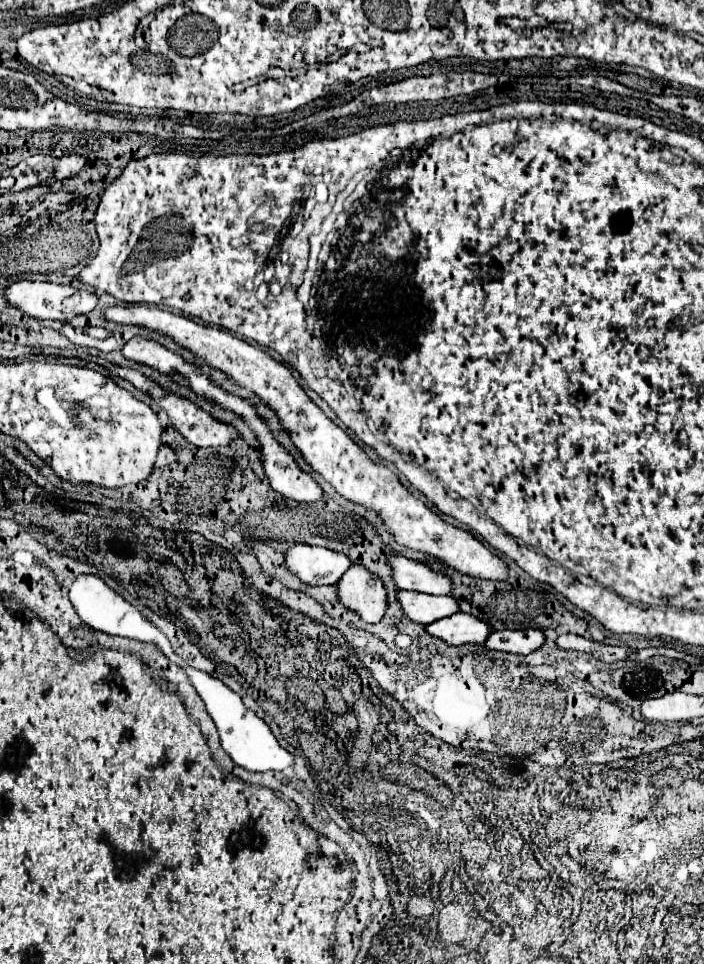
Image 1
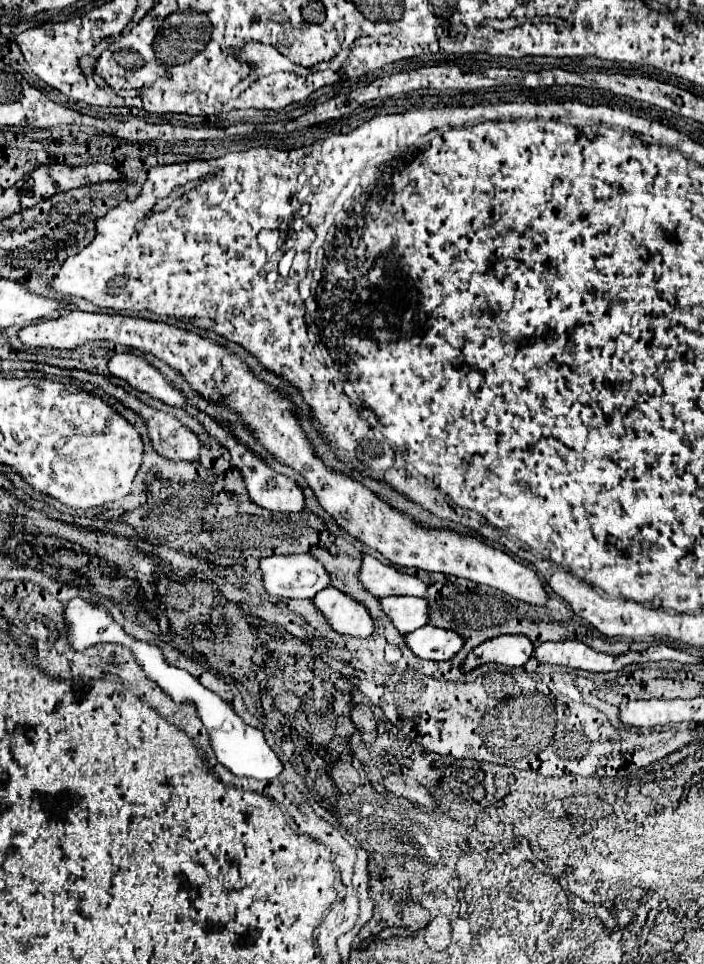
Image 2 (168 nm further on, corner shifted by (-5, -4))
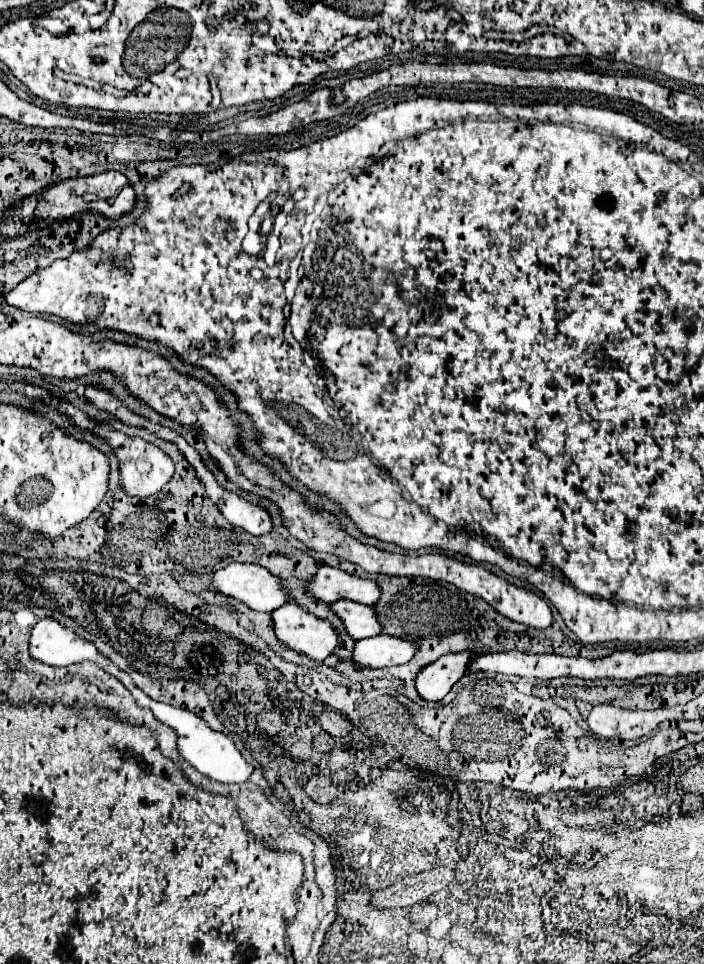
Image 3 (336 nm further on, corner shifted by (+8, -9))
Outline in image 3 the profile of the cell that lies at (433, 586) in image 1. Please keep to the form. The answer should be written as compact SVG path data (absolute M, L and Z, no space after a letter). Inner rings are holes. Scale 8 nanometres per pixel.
M322 565L318 569L308 589L318 601L326 601L326 603L334 603L338 599L352 599L364 605L372 605L382 595L380 585L376 581L356 577L348 571L330 565Z

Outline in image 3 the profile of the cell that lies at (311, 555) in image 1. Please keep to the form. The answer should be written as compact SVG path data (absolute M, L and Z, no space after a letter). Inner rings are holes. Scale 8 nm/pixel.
M230 563L214 573L212 583L220 593L242 601L256 611L272 613L276 607L290 601L290 591L286 591L284 581L266 567L254 563Z

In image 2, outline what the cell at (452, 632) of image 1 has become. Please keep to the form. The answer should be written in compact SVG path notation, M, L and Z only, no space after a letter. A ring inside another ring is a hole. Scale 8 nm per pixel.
M429 624L405 634L405 644L417 658L425 660L449 660L463 646L459 634Z

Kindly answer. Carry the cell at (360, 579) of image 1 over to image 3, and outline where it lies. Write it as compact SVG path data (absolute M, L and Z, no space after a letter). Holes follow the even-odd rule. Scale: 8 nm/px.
M288 601L272 611L274 633L290 649L324 661L340 643L340 635L334 625L312 615L306 607Z

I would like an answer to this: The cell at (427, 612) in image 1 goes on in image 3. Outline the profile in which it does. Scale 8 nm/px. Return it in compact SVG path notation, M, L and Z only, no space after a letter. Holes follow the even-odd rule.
M342 599L332 603L332 609L344 621L348 635L356 641L366 637L376 637L382 633L382 623L378 623L374 605L362 605L362 603L352 603L348 599Z

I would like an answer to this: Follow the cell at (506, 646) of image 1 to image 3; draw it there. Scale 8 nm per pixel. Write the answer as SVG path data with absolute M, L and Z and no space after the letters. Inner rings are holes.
M462 651L462 653L456 653L456 655L448 653L444 657L440 657L438 661L430 663L428 667L424 667L418 673L418 679L416 679L416 689L418 689L420 697L426 699L426 701L440 701L452 689L452 685L466 675L464 667L468 667L468 663L472 663L470 659L476 659L476 655L480 655L480 653L474 653L474 651Z

